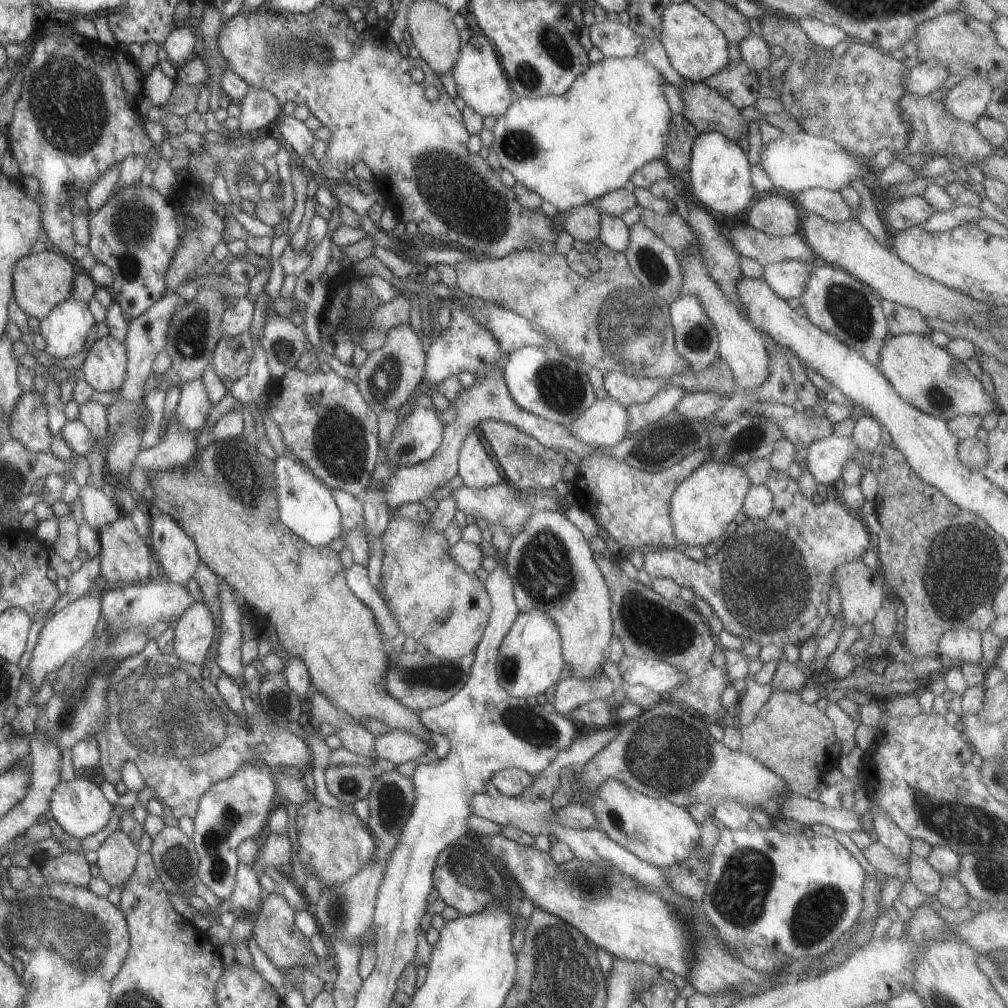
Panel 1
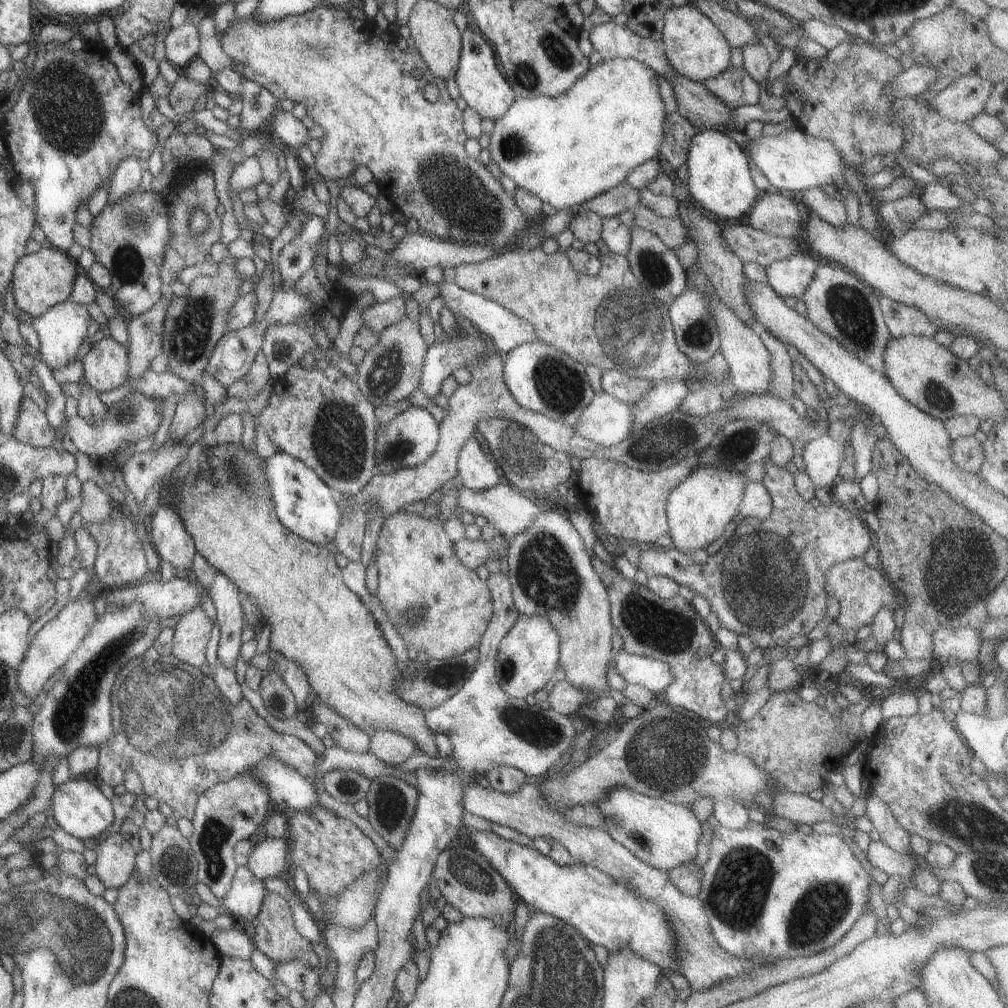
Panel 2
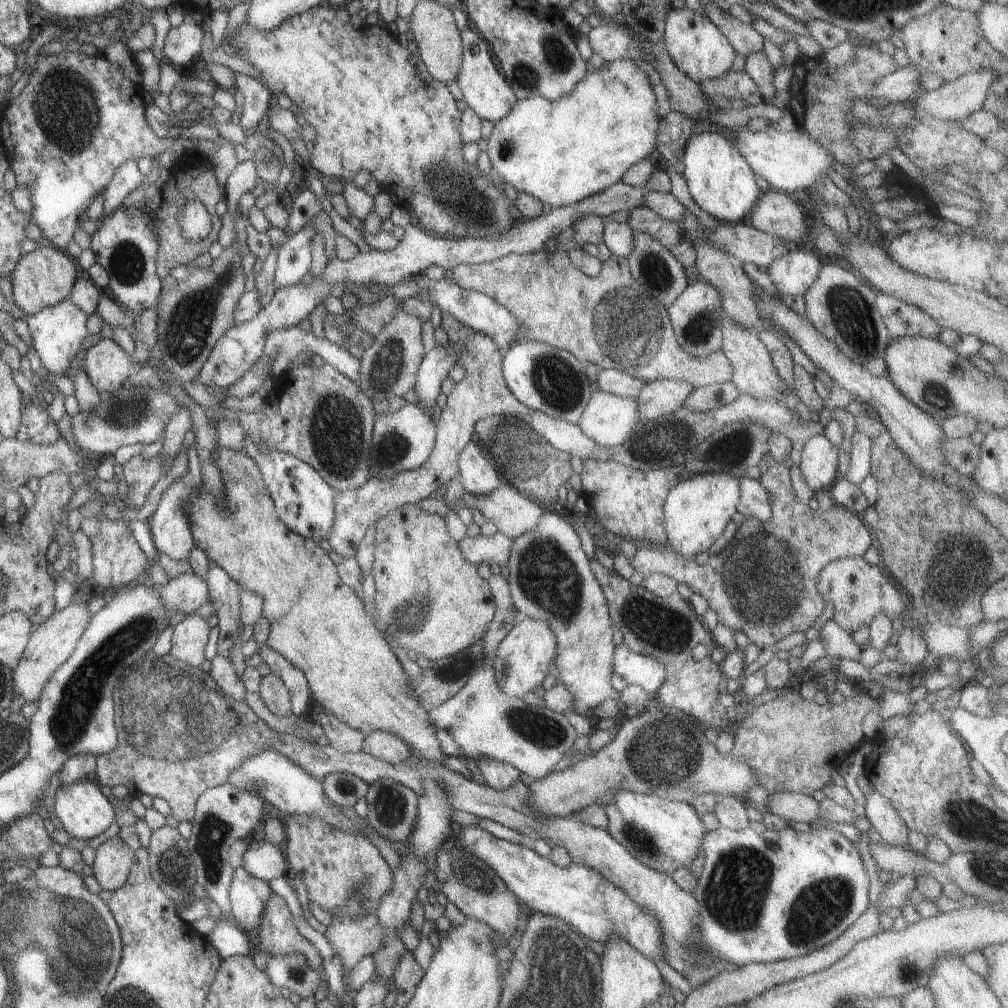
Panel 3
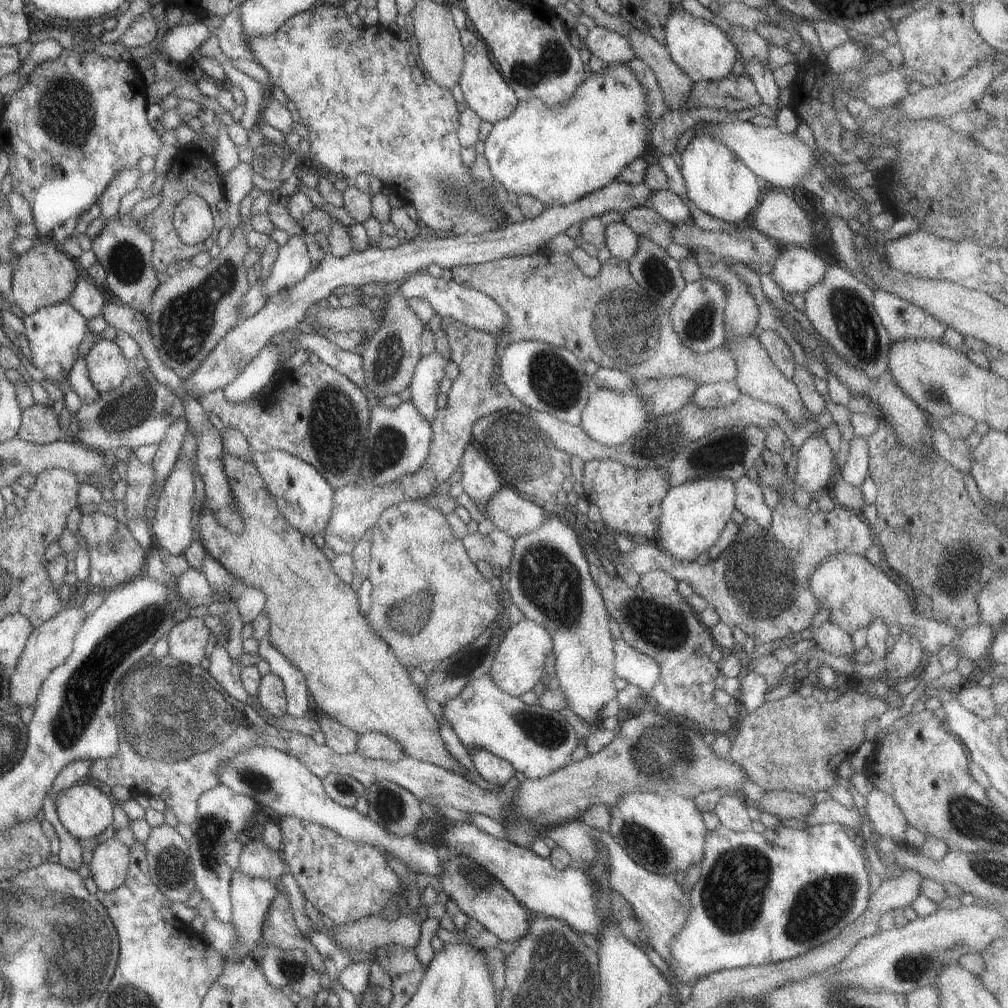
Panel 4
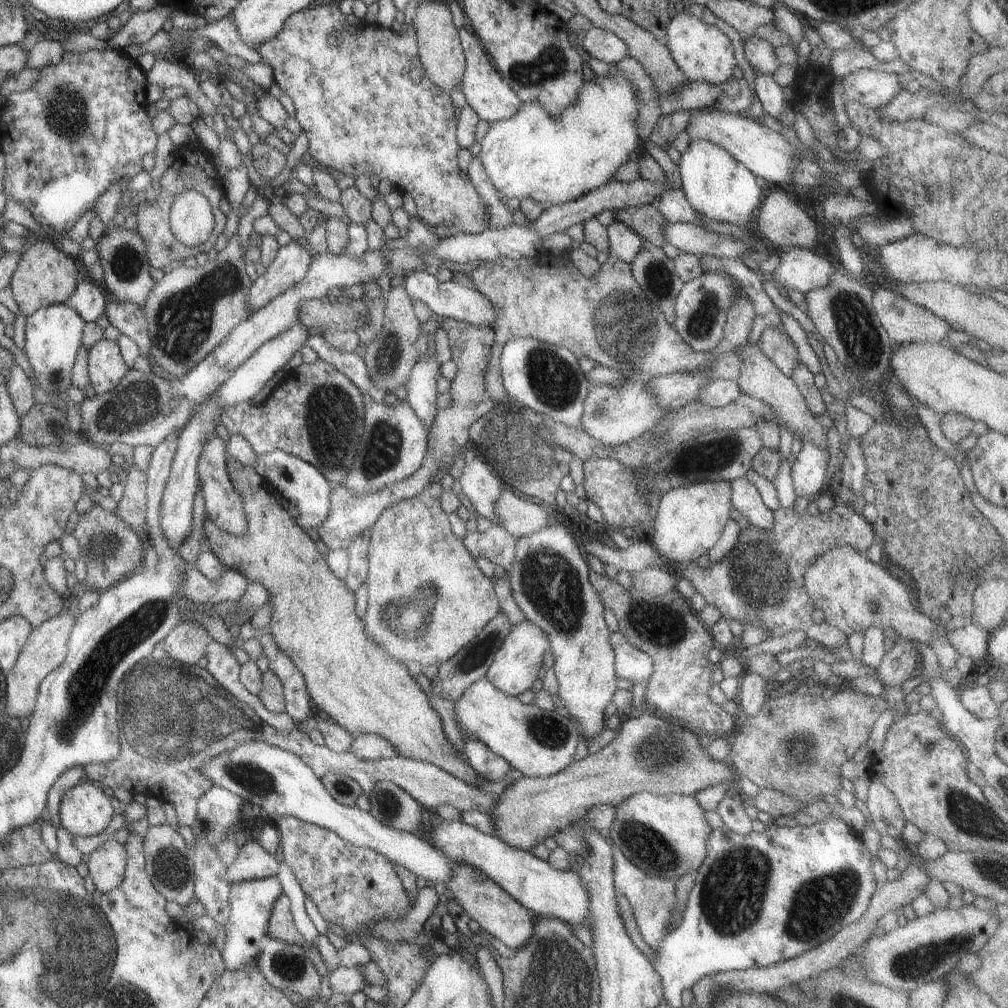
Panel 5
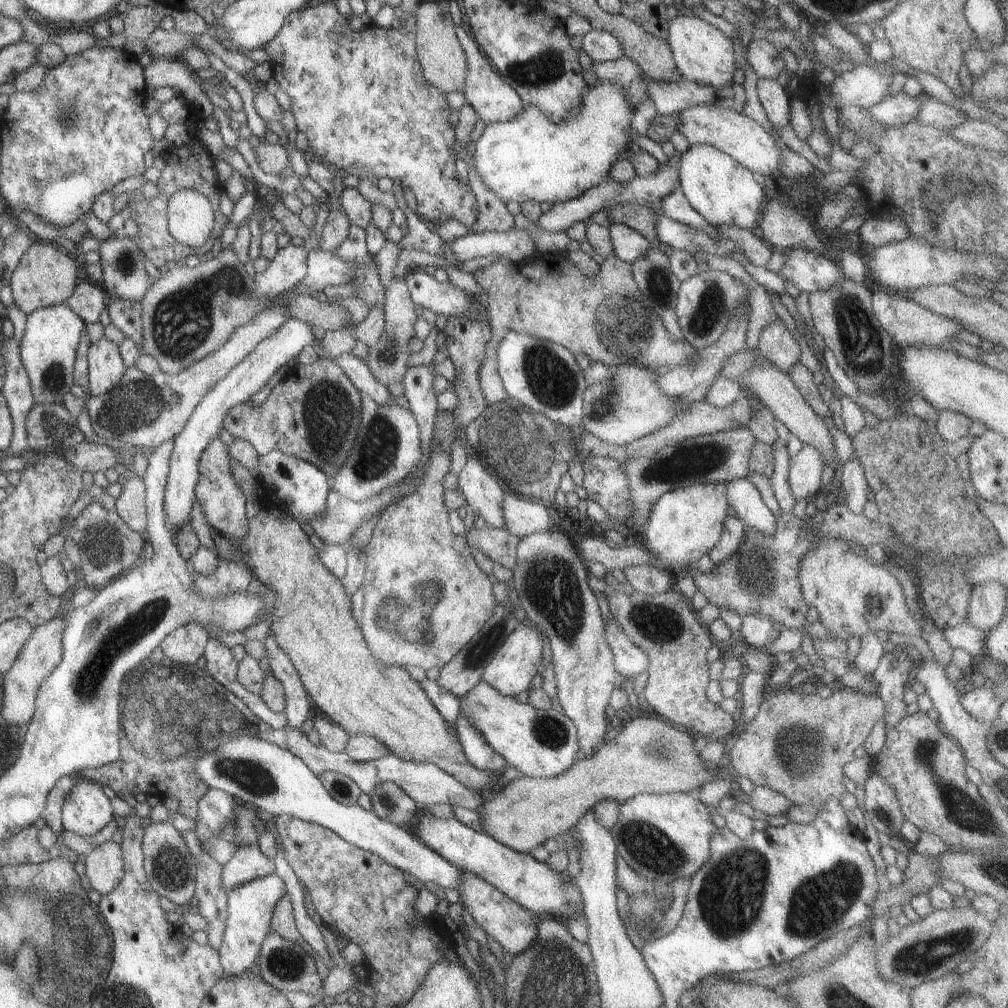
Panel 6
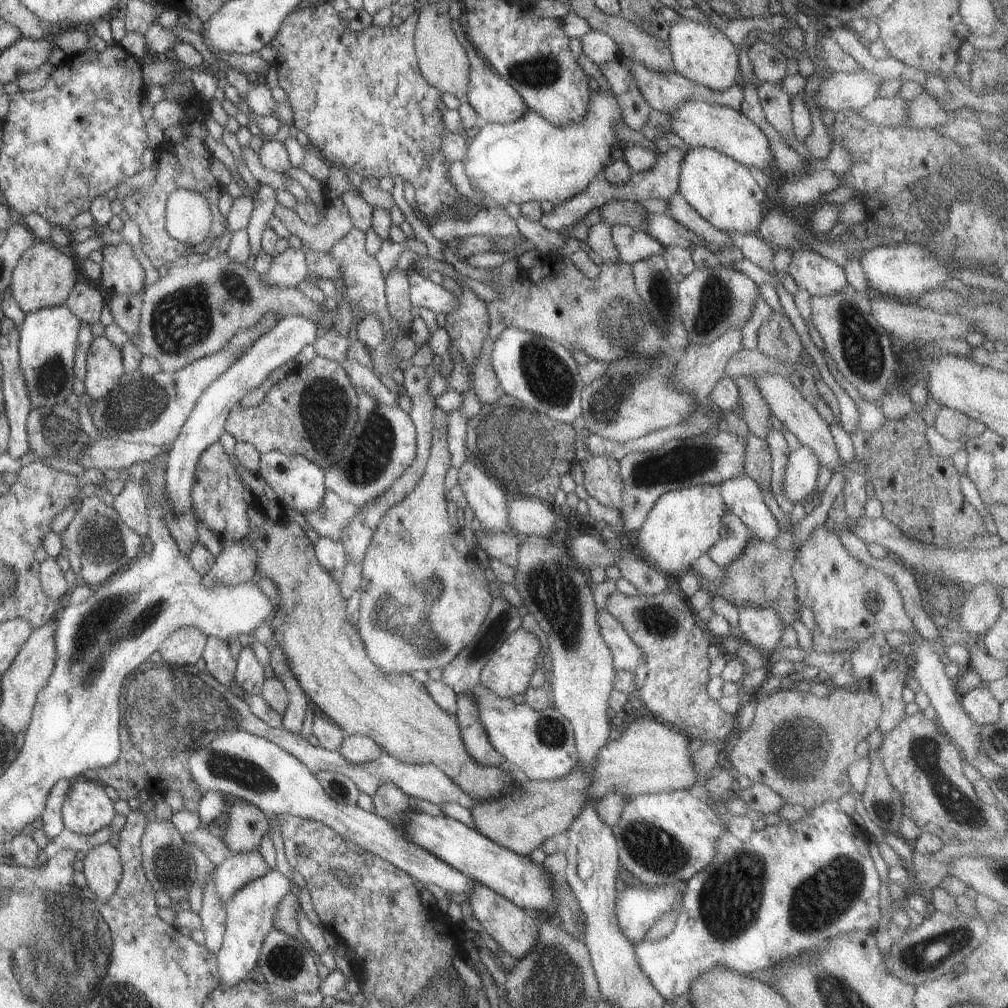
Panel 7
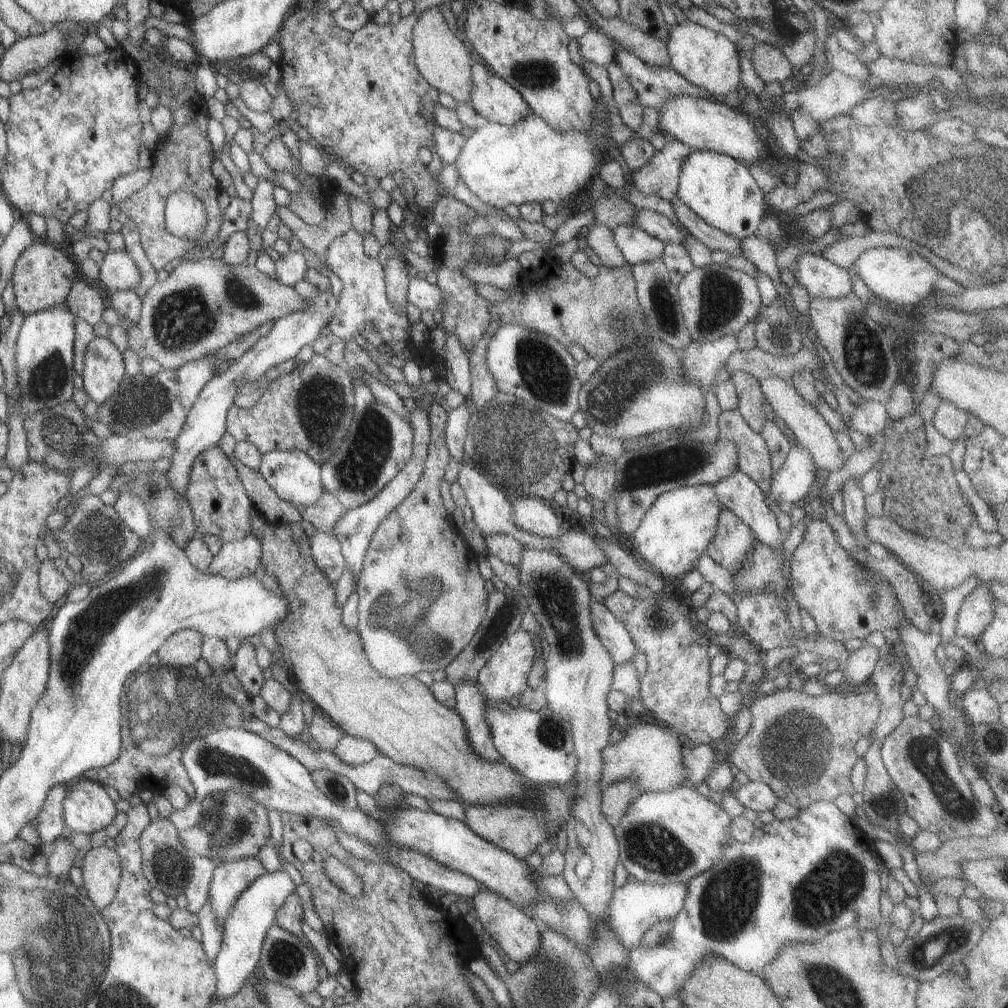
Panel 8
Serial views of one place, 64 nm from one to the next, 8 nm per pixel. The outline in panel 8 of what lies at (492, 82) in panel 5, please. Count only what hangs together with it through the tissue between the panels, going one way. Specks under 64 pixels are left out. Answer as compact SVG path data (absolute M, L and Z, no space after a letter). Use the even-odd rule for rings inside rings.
M472 61L470 75L472 87L468 103L486 121L511 125L529 113L519 92L485 65Z

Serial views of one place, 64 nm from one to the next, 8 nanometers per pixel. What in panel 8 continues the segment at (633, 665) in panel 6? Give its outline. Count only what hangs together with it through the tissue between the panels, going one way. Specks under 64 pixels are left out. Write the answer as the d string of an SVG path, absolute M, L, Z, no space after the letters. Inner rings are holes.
M590 603L590 619L599 642L607 649L612 663L618 665L631 662L635 654L635 645L629 633L608 610L603 603Z

